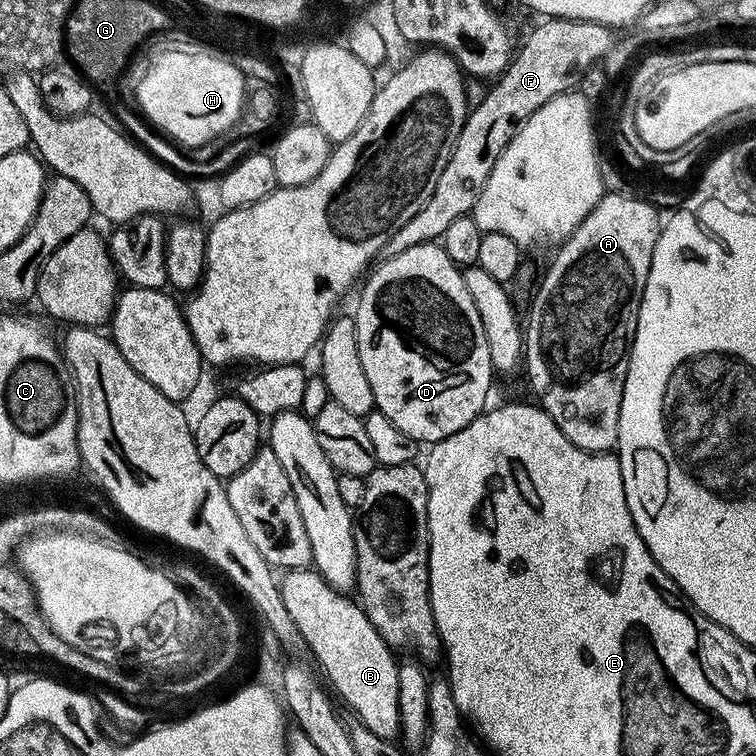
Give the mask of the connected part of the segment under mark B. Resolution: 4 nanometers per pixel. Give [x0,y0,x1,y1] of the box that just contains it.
[279,570,400,738]

